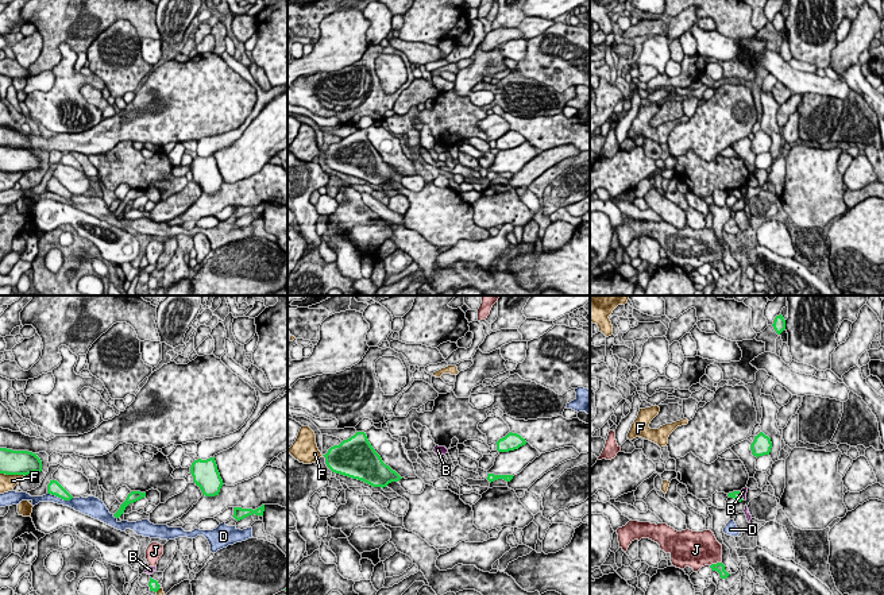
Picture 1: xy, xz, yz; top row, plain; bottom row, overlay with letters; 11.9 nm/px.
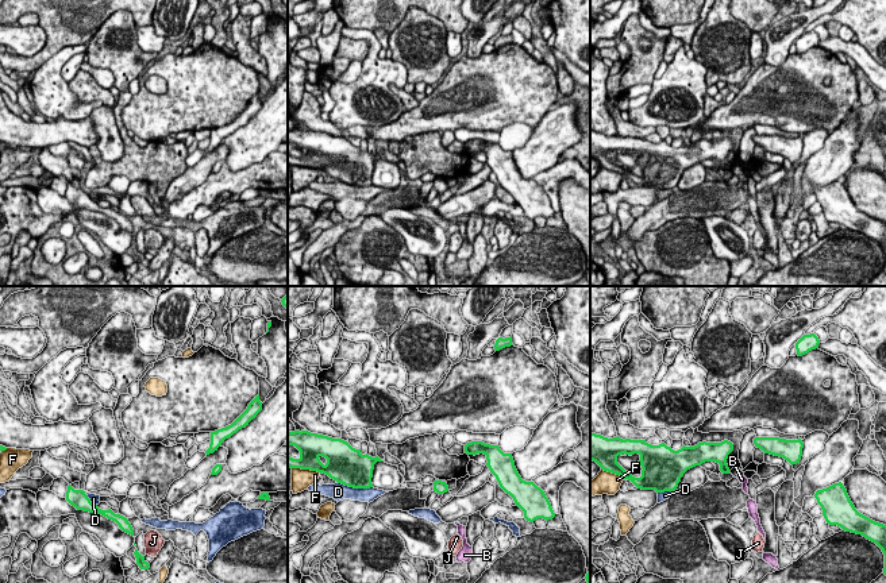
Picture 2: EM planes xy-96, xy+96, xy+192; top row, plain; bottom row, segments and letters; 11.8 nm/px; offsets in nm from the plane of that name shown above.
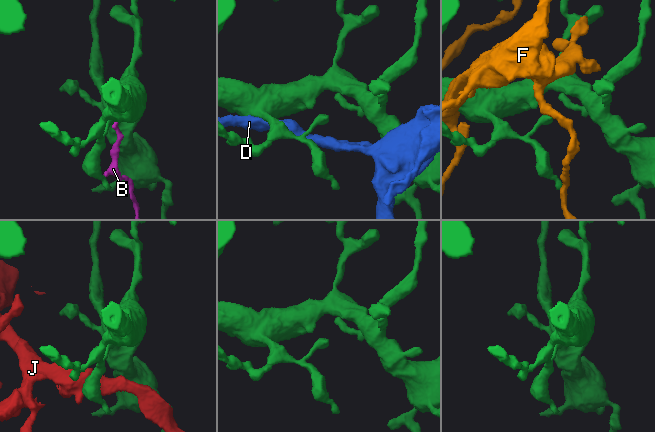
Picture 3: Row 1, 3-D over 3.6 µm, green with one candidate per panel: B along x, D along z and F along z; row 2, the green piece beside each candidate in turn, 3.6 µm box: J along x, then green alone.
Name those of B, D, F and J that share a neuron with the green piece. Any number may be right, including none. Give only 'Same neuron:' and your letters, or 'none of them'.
Same neuron: none of them

